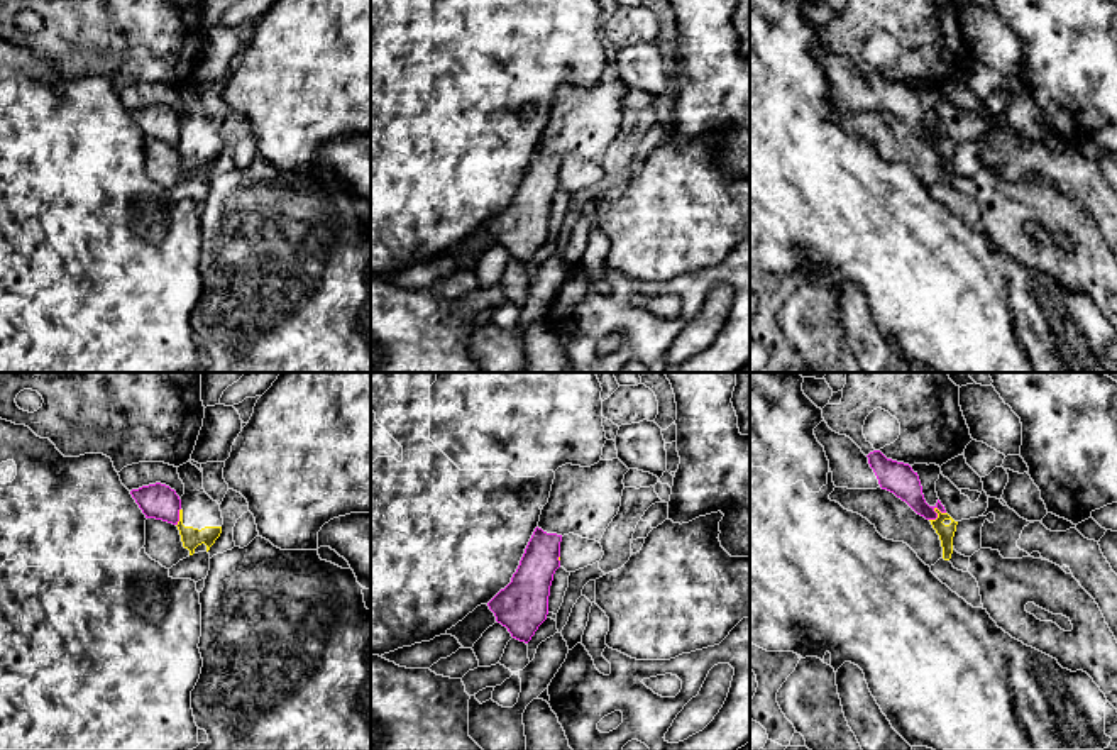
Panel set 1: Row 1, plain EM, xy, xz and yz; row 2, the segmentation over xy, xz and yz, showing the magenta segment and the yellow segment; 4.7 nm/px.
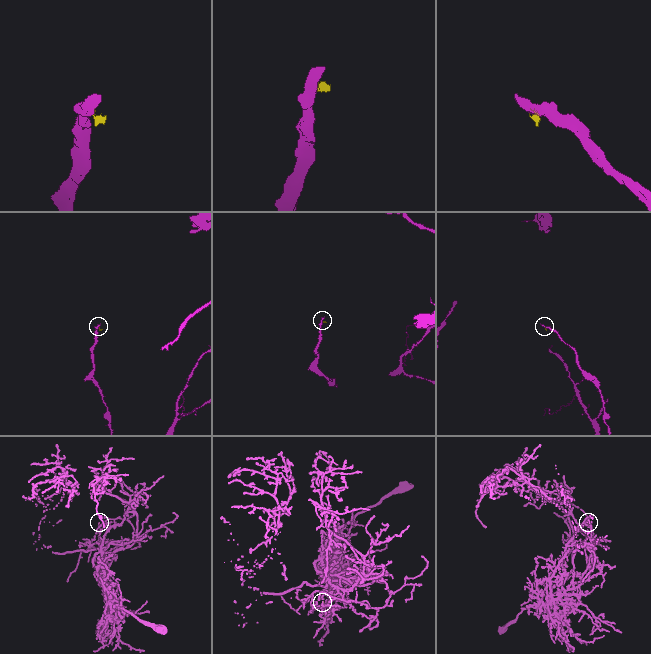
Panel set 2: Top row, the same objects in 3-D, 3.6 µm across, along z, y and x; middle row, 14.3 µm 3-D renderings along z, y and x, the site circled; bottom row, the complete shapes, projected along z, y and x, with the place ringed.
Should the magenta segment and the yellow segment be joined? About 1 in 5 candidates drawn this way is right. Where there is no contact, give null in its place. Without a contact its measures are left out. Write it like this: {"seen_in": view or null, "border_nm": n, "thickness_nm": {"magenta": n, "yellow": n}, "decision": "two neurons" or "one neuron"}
{"seen_in": "yz", "border_nm": 90, "thickness_nm": {"magenta": 150, "yellow": 80}, "decision": "two neurons"}

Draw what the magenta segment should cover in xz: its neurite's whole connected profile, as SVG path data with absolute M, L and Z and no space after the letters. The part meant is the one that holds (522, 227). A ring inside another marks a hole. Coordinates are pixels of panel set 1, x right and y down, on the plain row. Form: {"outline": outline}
{"outline": "M535 149L511 203L489 223L496 242L513 259L528 264L548 235L548 217L560 188L562 156Z"}

